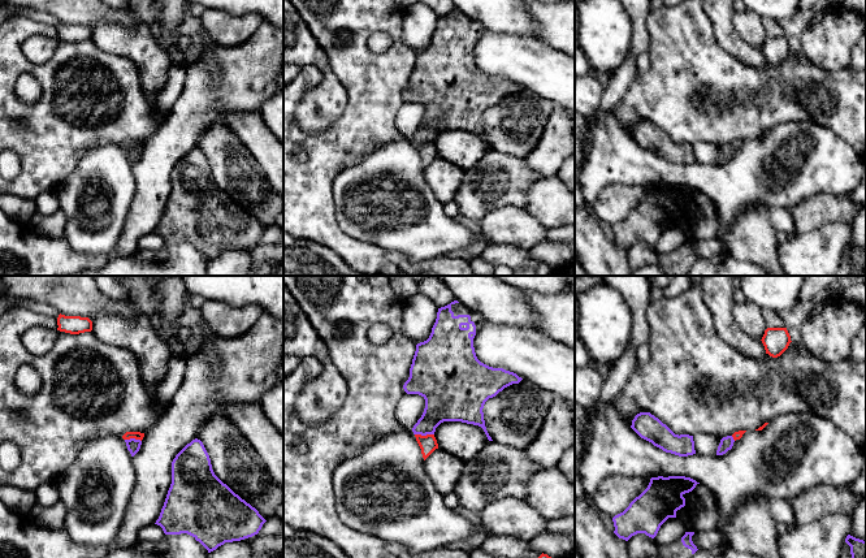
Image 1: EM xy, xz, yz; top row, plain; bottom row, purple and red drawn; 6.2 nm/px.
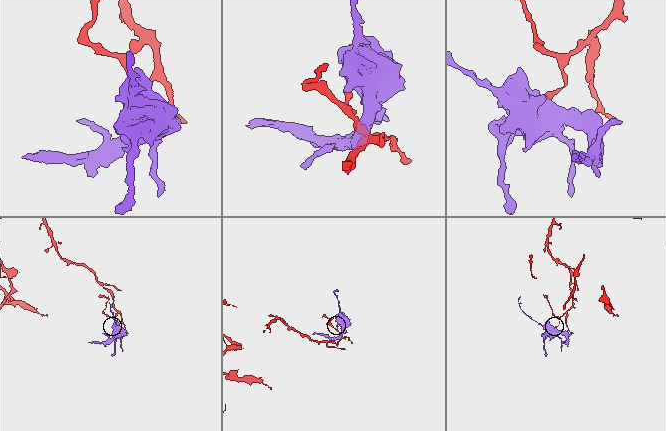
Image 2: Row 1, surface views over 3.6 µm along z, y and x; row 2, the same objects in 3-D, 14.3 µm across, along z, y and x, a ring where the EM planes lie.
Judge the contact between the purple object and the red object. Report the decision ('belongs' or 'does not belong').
does not belong

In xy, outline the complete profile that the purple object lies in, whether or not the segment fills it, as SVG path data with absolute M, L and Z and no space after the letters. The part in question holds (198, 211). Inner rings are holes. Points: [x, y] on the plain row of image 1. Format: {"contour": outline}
{"contour": "M192 148L176 164L172 193L155 232L165 243L187 242L211 261L225 251L257 243L265 230L215 183L200 148Z"}

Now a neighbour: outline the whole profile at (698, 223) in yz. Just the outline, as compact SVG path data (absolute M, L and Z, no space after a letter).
M697 193L683 206L685 215L676 220L676 226L684 233L685 241L707 241L716 235L716 208L709 196Z

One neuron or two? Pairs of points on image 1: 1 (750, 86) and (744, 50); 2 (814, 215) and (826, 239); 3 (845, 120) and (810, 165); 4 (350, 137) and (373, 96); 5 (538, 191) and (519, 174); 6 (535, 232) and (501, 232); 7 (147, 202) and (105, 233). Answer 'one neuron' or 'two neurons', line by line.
1: two neurons
2: two neurons
3: two neurons
4: one neuron
5: two neurons
6: one neuron
7: two neurons

